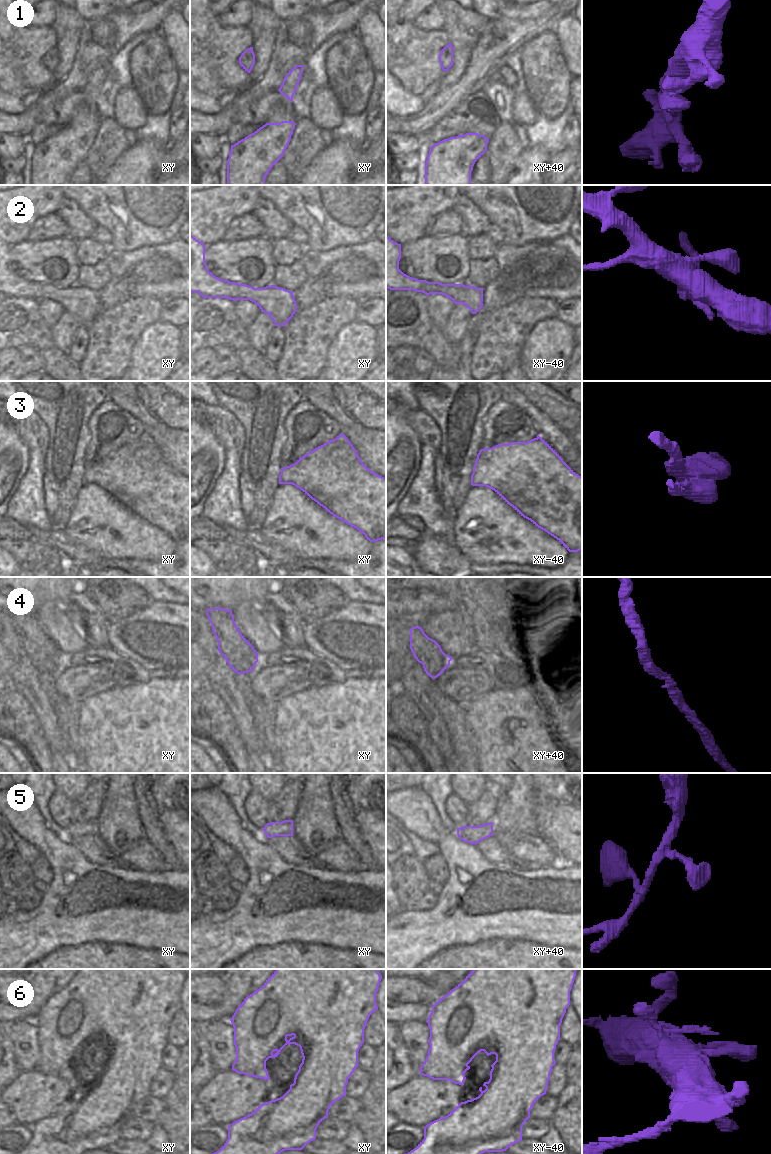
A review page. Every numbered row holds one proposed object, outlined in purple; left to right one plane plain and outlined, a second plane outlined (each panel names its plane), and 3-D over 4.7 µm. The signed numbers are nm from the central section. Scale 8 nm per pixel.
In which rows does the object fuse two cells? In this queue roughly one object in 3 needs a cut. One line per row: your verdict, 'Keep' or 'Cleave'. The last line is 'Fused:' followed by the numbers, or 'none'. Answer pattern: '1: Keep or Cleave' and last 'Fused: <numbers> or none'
1: Keep
2: Cleave
3: Cleave
4: Keep
5: Keep
6: Keep
Fused: 2, 3.

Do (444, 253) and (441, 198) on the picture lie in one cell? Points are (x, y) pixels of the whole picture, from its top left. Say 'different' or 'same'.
different

